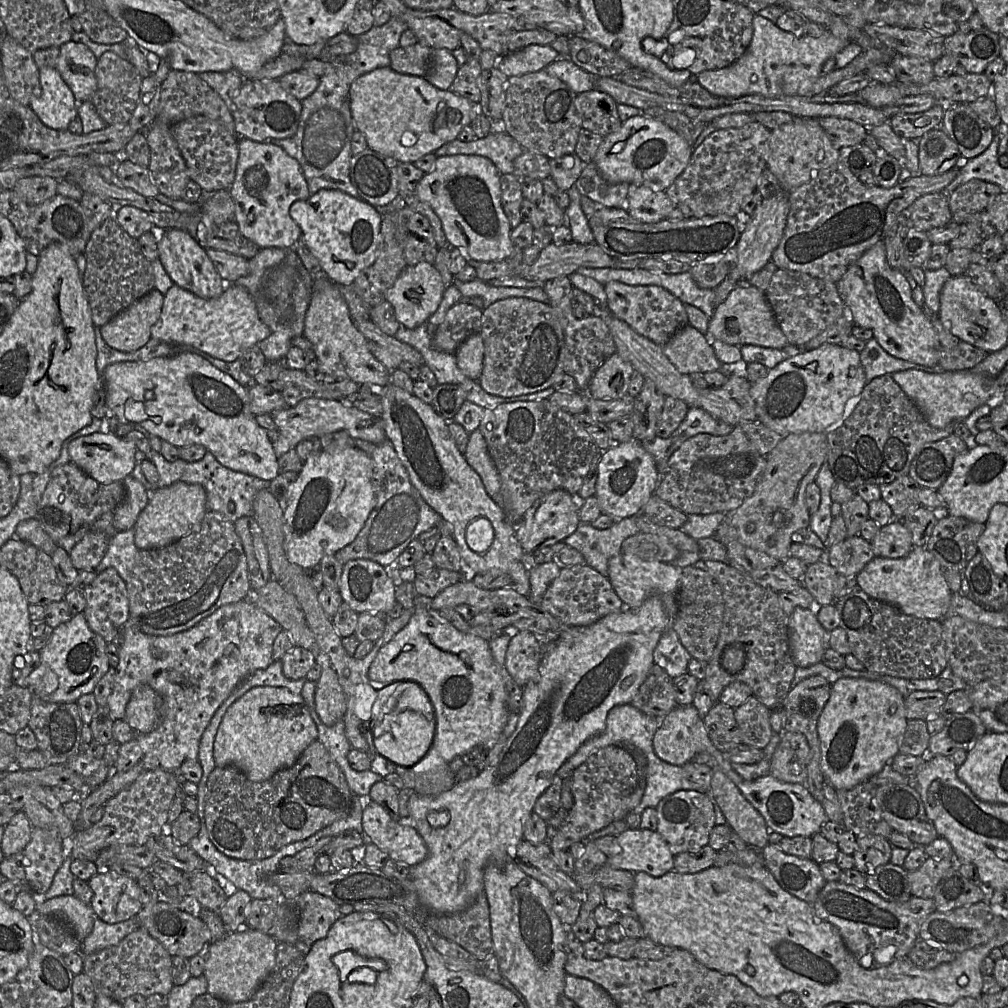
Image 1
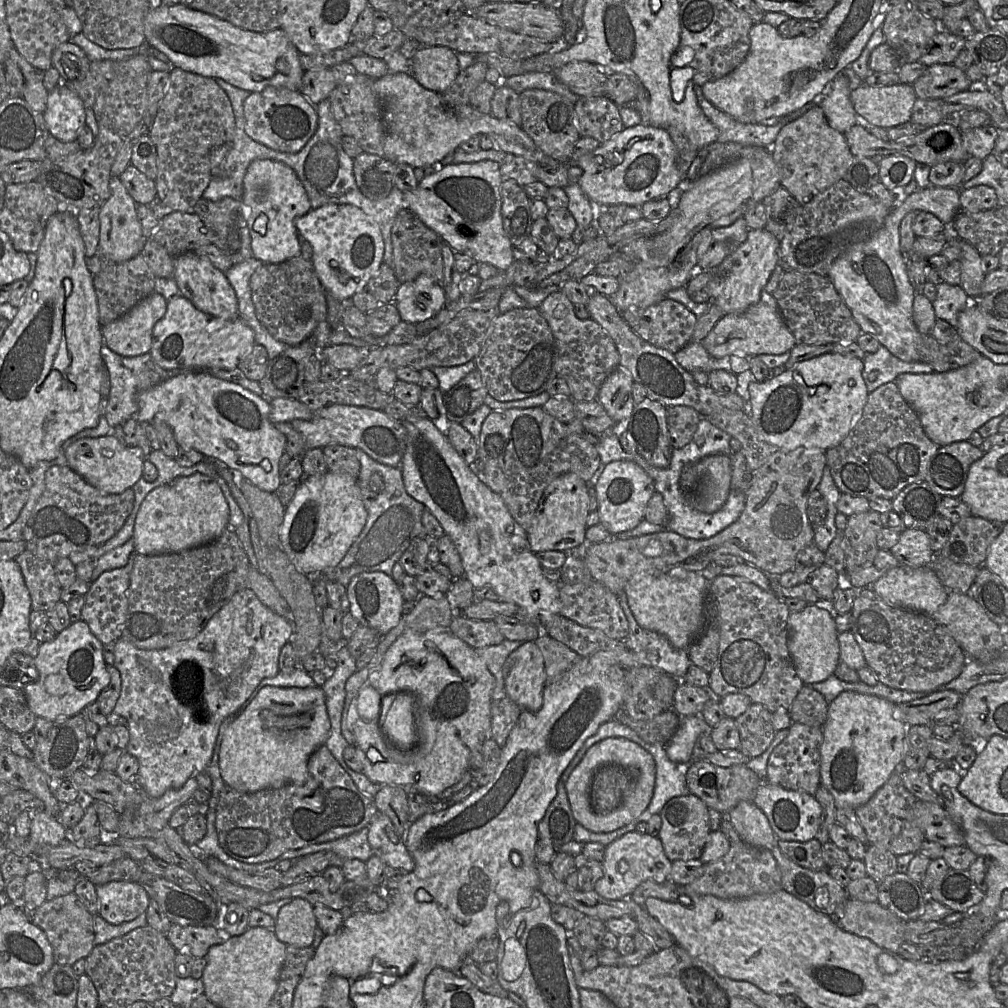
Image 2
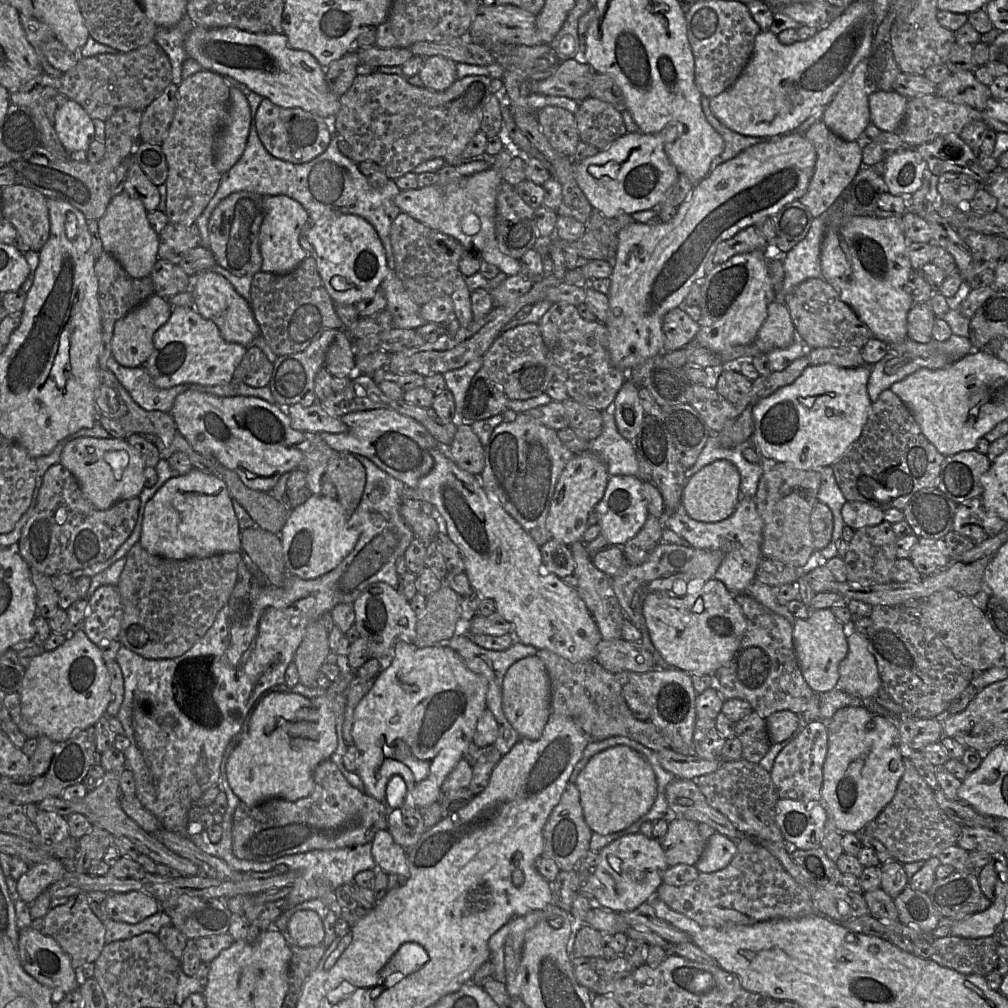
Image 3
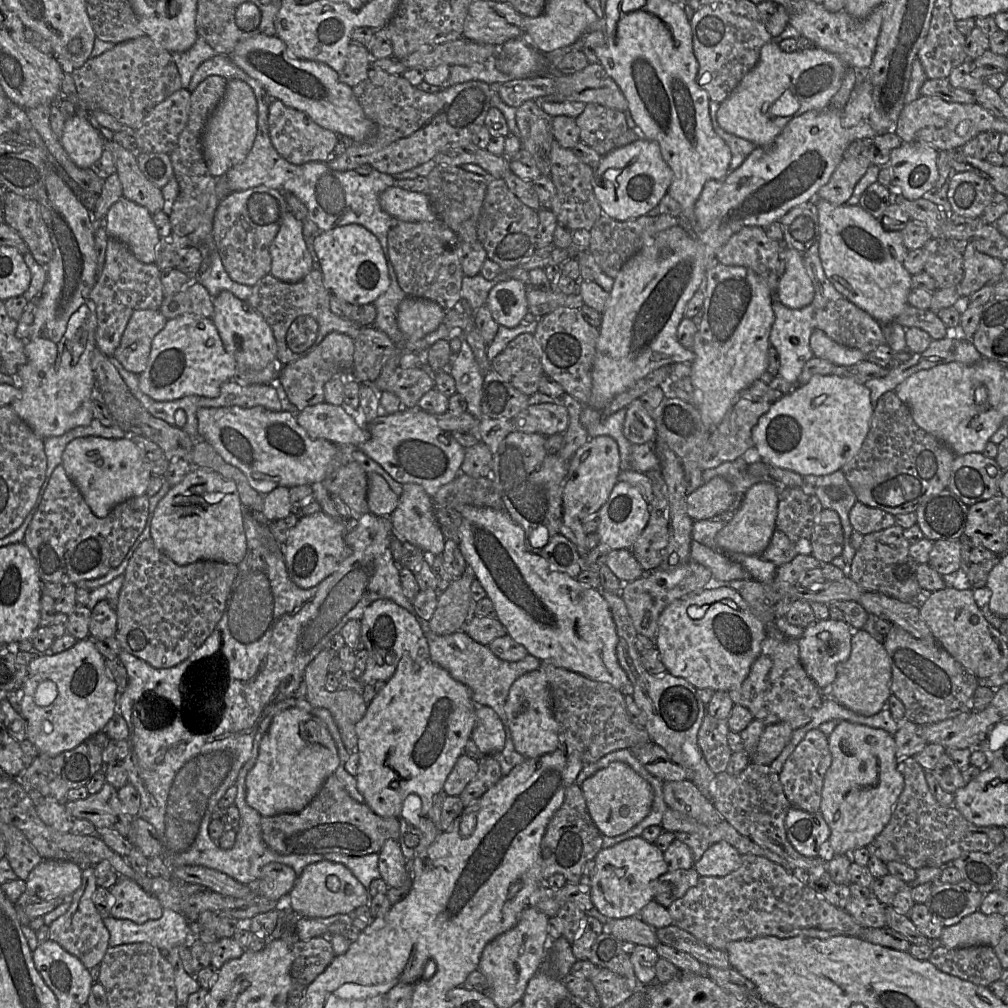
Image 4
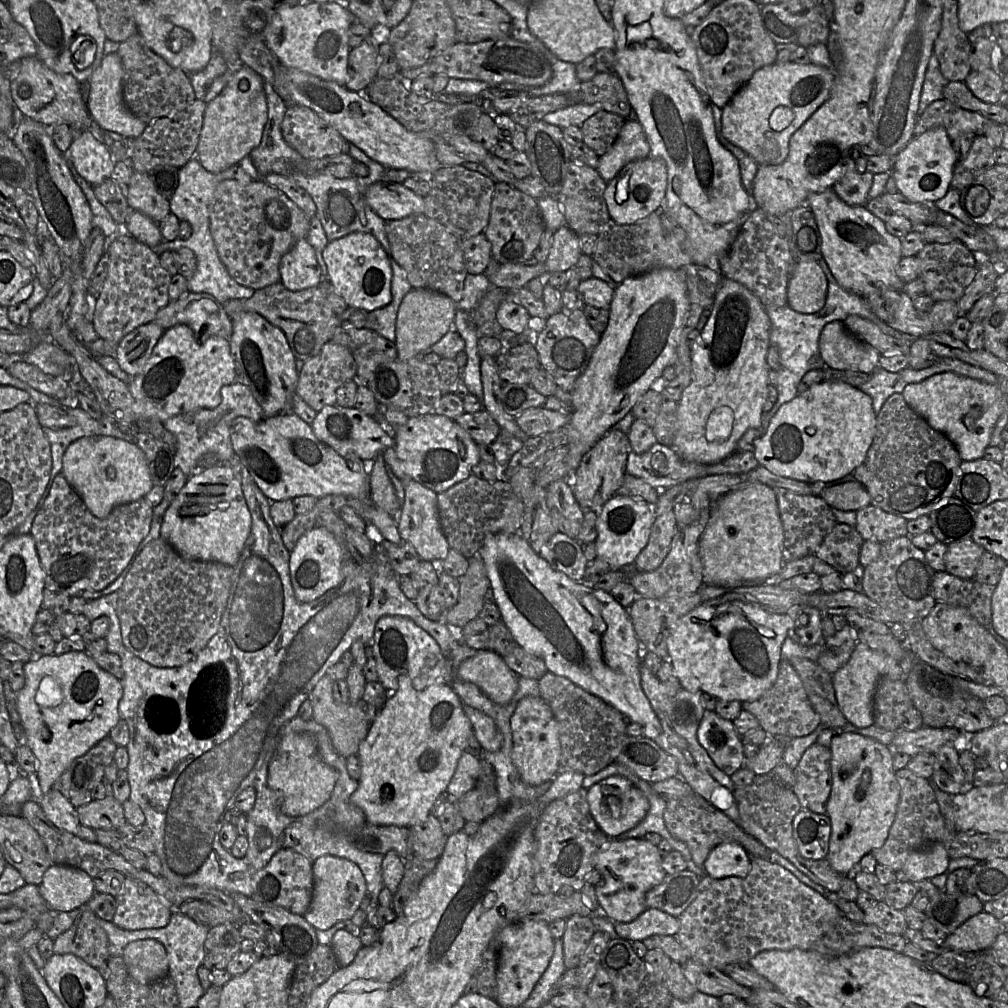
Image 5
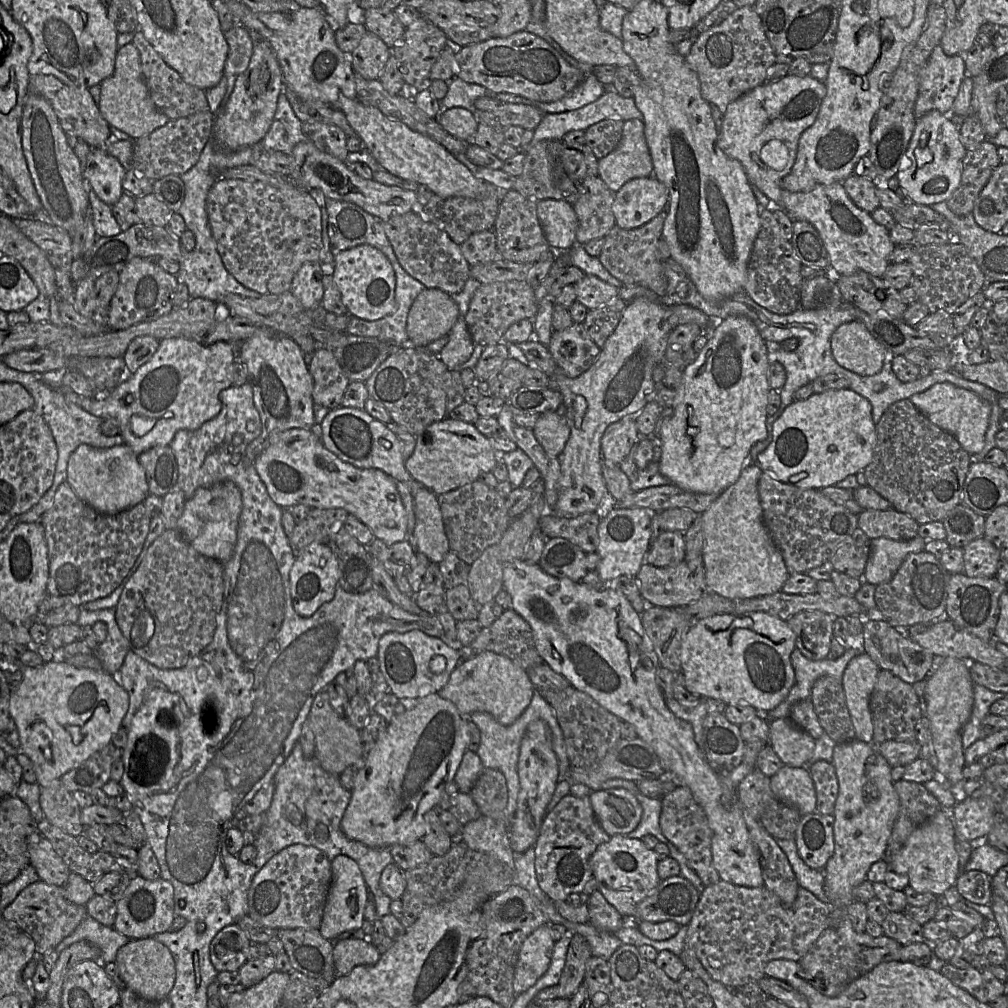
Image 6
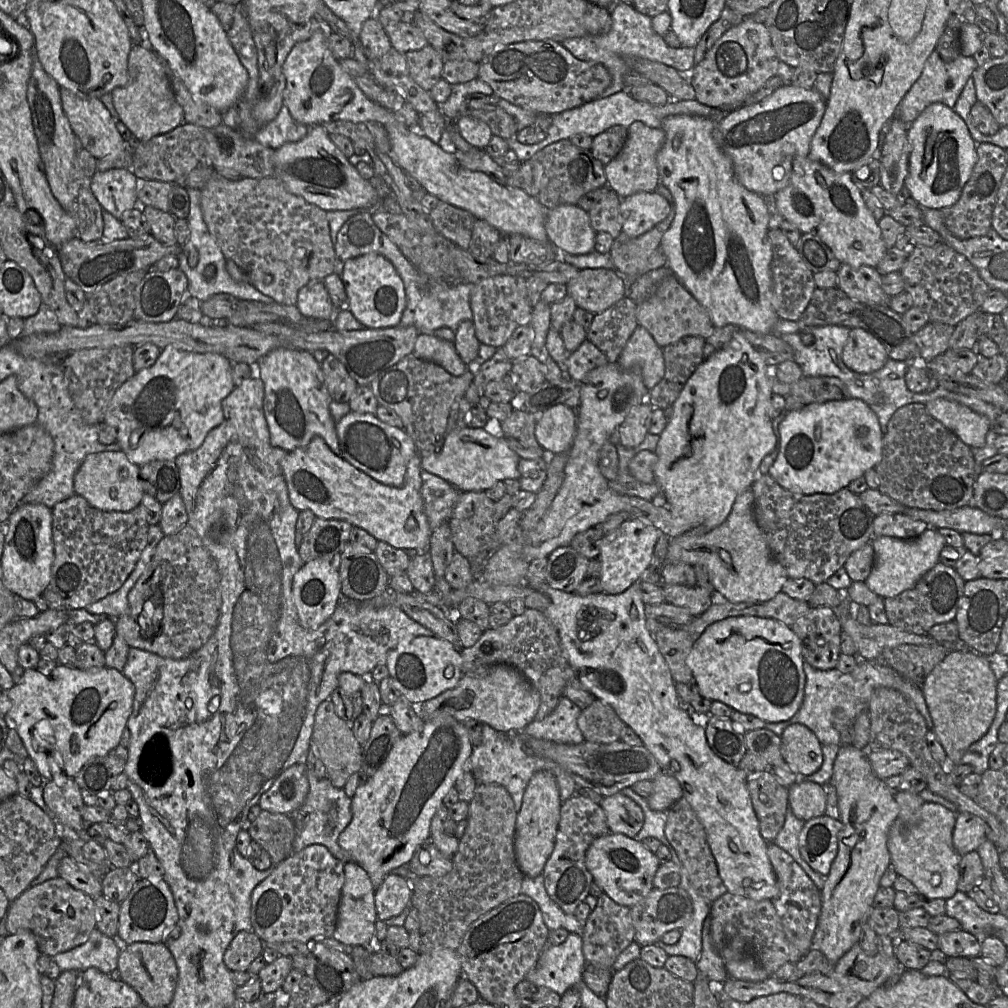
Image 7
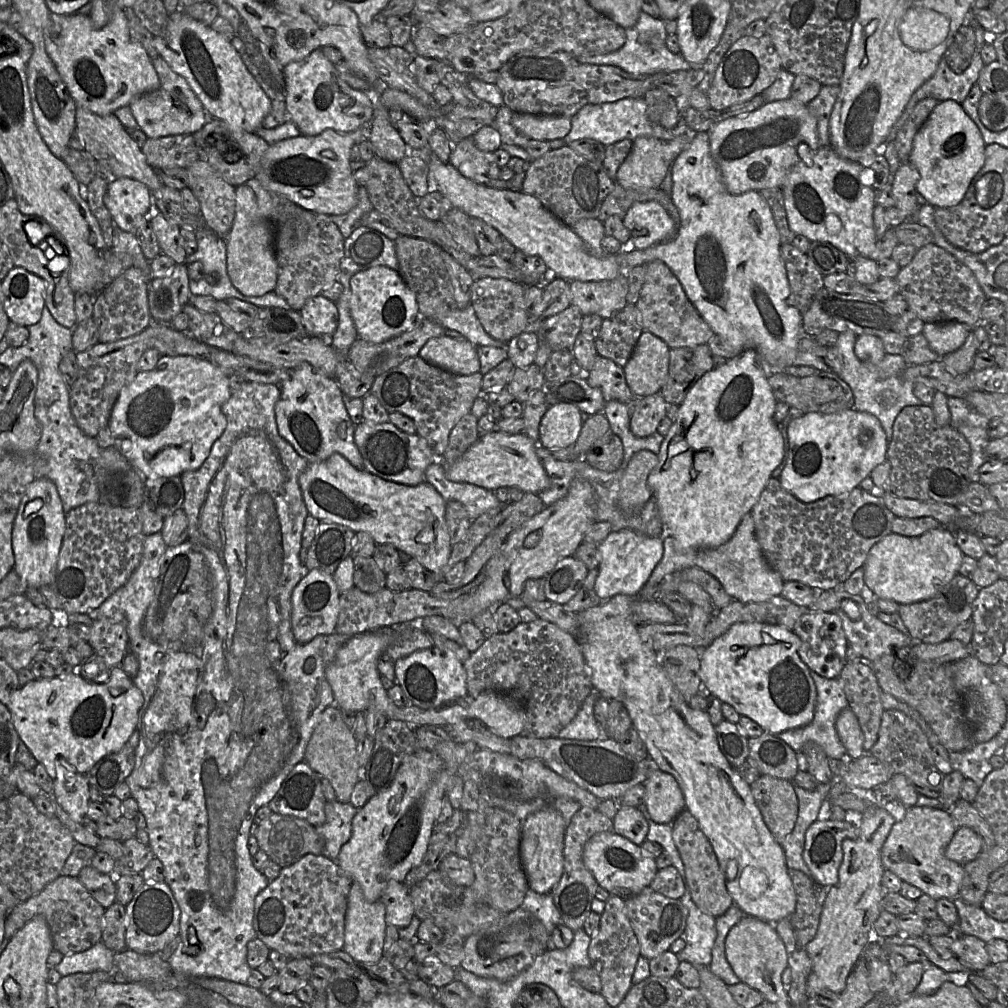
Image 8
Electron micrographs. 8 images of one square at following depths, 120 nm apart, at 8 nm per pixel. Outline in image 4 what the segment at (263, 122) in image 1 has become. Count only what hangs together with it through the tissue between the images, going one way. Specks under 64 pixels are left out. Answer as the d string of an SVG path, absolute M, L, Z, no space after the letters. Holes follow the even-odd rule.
M273 100L268 110L268 129L271 143L289 163L301 165L308 162L327 162L332 156L338 135L310 119L305 113L290 108L279 100Z

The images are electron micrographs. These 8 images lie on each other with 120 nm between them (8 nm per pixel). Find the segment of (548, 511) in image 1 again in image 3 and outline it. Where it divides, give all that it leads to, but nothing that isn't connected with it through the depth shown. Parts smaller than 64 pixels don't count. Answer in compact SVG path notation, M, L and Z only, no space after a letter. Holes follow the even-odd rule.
M591 451L575 455L567 463L557 481L546 520L551 539L568 546L583 540L589 514L603 498L609 478L605 463Z

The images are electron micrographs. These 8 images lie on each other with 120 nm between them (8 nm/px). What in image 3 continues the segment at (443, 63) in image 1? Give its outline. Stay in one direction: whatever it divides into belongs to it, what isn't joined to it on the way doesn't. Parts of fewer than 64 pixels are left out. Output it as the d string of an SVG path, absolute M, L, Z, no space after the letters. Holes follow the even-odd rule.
M442 56L423 57L422 67L417 74L424 88L444 91L457 79L456 63Z

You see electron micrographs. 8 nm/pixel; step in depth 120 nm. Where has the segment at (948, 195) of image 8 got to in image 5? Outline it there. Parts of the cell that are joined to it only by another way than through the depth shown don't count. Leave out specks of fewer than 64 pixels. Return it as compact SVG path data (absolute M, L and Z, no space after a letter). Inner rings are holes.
M936 127L912 138L895 157L891 171L898 192L917 203L933 203L945 196L951 187L955 168L952 140L943 127Z

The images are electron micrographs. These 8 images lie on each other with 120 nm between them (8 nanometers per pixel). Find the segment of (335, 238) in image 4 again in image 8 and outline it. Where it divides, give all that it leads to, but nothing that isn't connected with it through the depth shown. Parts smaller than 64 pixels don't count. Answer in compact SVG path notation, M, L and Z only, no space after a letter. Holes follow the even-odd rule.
M376 266L355 273L350 279L350 314L358 338L382 343L409 330L420 317L413 292L400 274L386 266Z

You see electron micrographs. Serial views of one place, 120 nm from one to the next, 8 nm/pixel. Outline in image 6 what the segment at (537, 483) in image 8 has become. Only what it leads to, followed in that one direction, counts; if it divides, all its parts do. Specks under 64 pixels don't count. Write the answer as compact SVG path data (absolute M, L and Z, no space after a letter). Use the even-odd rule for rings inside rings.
M446 417L432 423L416 437L415 449L405 460L405 468L413 479L440 495L472 483L486 472L492 472L498 457L498 452L473 424Z

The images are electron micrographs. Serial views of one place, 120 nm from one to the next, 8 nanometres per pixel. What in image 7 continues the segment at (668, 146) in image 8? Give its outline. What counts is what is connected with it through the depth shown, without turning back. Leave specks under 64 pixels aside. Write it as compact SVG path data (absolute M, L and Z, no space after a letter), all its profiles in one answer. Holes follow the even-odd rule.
M633 122L628 128L628 135L621 152L604 166L607 185L616 194L625 198L638 192L653 192L659 183L657 154L665 141L662 129L651 128L642 122Z

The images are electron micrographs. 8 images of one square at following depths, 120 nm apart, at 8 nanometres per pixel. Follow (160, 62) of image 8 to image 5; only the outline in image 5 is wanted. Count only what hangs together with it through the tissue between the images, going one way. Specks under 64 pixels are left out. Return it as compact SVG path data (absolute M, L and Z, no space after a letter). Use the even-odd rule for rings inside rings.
M113 52L105 55L88 81L90 83L90 95L87 108L96 124L105 131L110 130L125 137L136 138L140 136L147 124L136 117L124 103L122 91L123 66L119 54Z

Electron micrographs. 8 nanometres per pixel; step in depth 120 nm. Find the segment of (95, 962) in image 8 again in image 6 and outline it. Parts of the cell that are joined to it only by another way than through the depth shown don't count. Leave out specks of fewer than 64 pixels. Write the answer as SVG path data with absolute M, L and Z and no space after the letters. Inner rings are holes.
M87 915L76 930L64 938L54 950L60 953L71 944L82 940L96 944L101 950L101 959L106 964L115 962L119 948L128 943L130 938Z

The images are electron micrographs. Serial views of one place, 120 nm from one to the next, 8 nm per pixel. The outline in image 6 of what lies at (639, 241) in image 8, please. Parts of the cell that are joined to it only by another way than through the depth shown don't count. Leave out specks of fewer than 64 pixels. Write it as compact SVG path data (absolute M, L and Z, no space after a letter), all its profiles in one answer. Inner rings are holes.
M654 176L634 178L615 192L612 210L616 224L623 229L638 228L663 210L668 211L668 188Z

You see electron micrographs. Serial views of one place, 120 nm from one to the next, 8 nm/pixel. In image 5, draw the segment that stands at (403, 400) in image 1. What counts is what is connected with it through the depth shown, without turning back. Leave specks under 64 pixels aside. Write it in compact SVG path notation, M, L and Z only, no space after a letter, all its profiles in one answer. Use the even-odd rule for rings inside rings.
M520 533L488 534L478 552L483 559L490 588L501 614L517 644L526 652L542 659L549 672L569 679L587 692L602 699L625 717L644 728L644 735L655 739L660 721L641 686L642 646L635 634L628 610L610 593L570 579L554 569L534 552Z

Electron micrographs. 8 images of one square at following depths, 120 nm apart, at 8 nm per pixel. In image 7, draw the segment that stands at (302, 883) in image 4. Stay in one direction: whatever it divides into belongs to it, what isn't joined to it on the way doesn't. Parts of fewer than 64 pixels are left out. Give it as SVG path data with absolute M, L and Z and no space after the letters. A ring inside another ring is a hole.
M350 860L344 863L345 883L337 913L337 924L333 938L346 946L367 946L374 944L376 922L378 920L375 907L375 891L368 873L357 862Z

